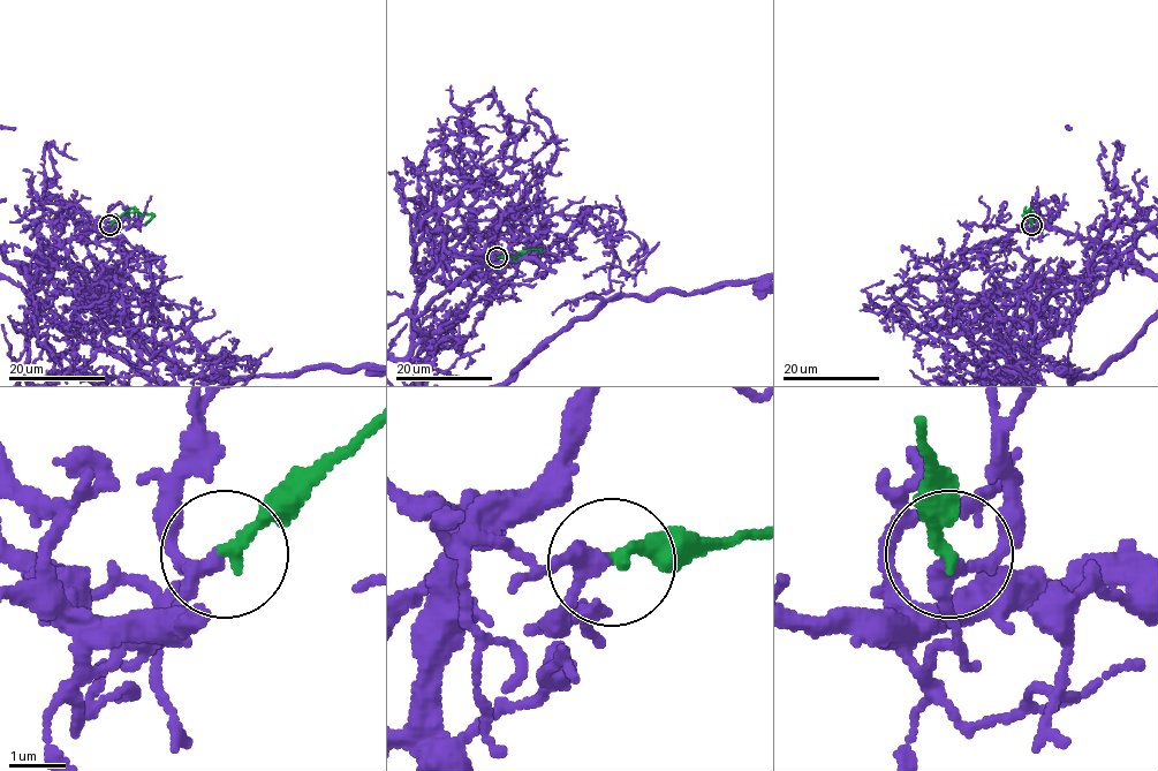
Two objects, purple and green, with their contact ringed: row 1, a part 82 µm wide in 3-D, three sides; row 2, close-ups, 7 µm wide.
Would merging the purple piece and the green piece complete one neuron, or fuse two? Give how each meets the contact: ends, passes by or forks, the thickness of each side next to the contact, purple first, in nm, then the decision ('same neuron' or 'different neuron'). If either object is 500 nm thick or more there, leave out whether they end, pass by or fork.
purple passes by; green ends; calibres 260 and 220 nm; same neuron

